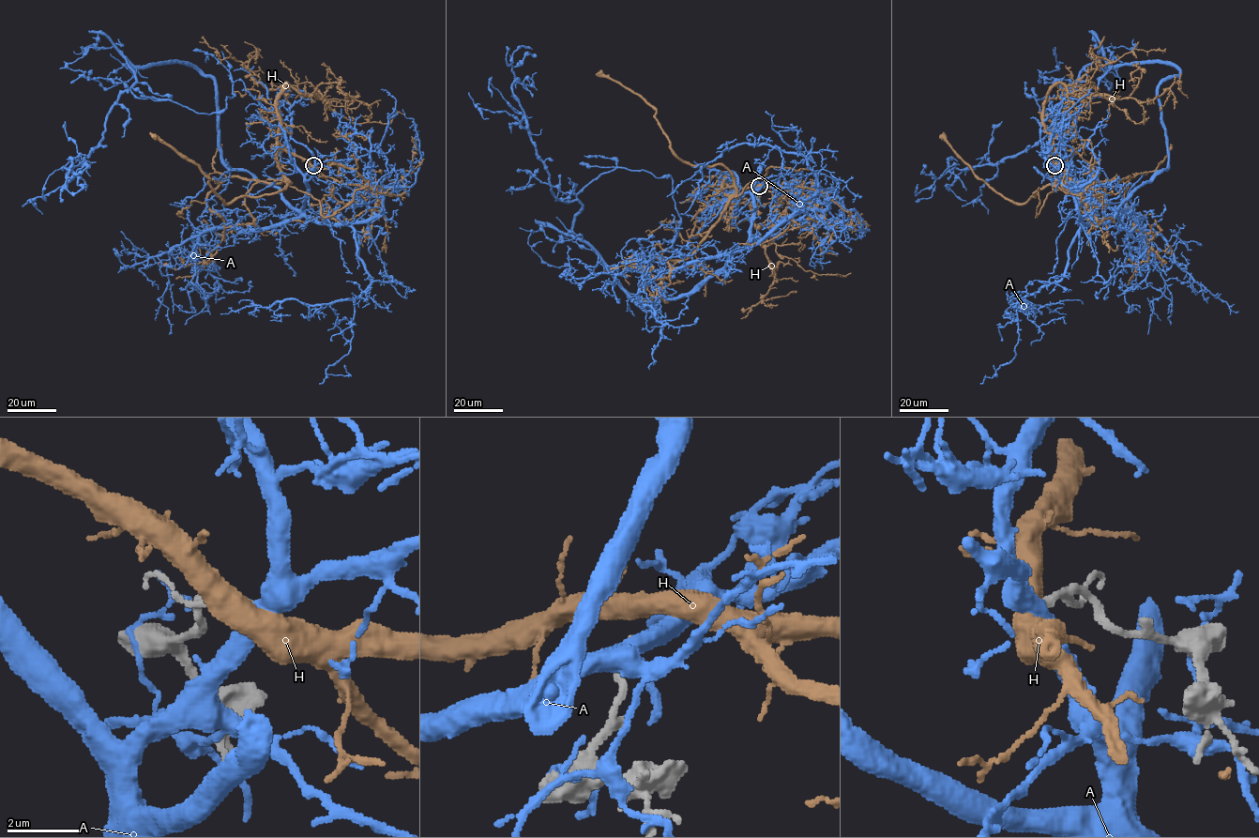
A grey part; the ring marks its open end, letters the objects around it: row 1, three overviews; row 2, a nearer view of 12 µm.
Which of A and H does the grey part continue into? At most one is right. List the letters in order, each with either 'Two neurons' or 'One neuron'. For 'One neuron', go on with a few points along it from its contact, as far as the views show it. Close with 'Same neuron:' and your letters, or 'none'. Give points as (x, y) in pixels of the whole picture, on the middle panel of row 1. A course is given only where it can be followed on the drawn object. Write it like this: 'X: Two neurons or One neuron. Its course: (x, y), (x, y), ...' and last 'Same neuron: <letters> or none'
A: Two neurons
H: Two neurons
Same neuron: none

